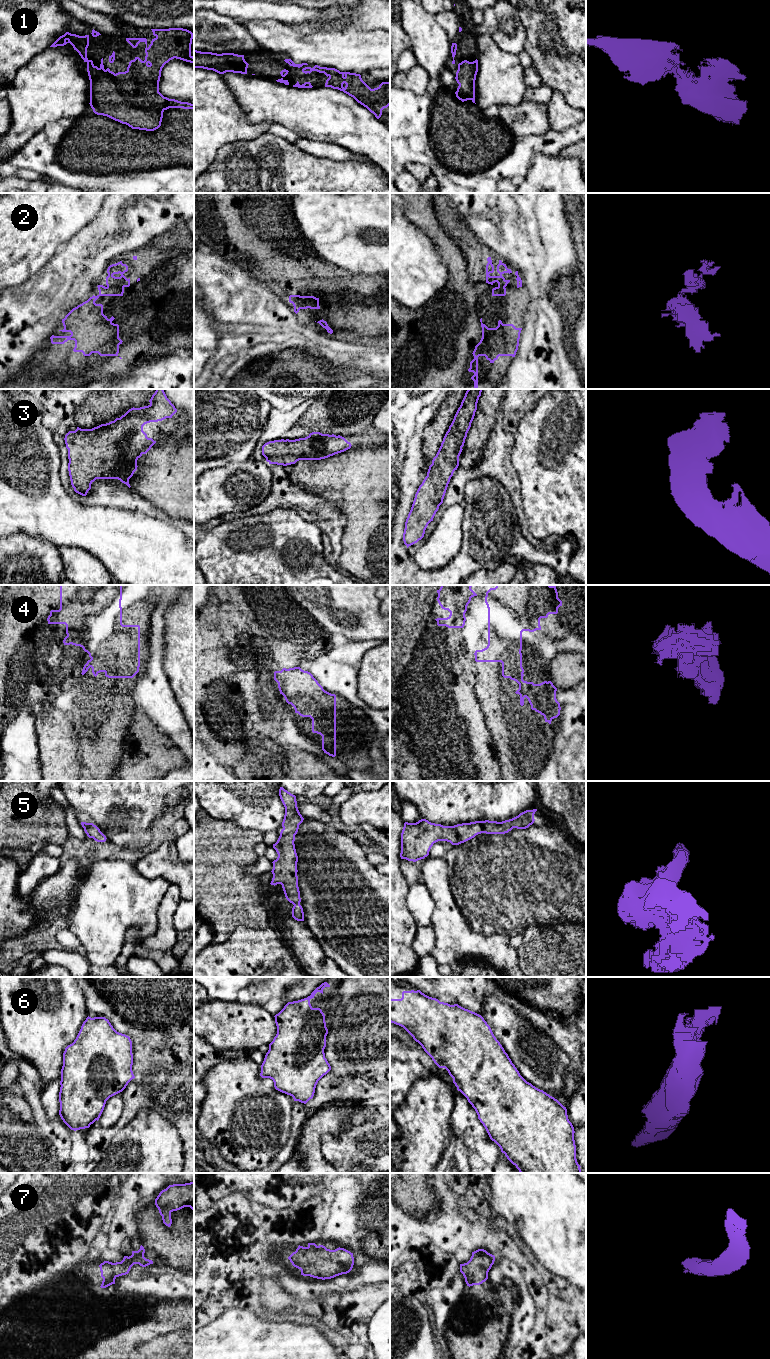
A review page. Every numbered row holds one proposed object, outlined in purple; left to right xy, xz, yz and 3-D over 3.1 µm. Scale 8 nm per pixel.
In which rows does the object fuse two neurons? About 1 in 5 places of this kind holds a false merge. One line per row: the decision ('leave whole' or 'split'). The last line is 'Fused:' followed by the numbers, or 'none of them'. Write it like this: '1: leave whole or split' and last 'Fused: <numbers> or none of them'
1: leave whole
2: split
3: leave whole
4: split
5: leave whole
6: leave whole
7: leave whole
Fused: 2, 4

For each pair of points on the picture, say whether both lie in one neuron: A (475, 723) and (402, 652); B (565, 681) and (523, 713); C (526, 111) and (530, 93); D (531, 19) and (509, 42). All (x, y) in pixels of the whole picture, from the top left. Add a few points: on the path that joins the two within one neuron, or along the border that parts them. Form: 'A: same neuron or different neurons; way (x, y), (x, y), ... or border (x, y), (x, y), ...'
A: different neurons; border (418, 636), (409, 658)
B: different neurons; border (550, 680), (557, 688)
C: different neurons; border (524, 100), (546, 104)
D: different neurons; border (516, 10), (517, 16), (525, 30), (524, 49)

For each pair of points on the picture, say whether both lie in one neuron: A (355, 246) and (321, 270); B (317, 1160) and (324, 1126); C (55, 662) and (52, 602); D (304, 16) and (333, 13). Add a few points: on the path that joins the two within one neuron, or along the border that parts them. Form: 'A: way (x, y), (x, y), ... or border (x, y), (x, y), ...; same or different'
A: border (313, 247), (319, 255), (332, 264); different
B: way (315, 1152), (316, 1134); same
C: way (53, 647), (52, 638), (59, 630), (59, 616); same
D: border (322, 10), (318, 22), (298, 23); different

